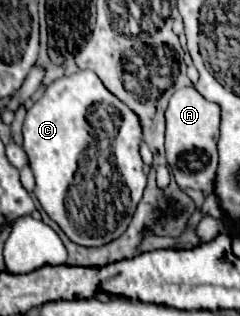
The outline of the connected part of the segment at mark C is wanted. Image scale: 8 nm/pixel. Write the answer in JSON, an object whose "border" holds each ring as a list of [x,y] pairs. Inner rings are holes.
{"border":[[[79,70],[71,76],[57,78],[27,110],[23,124],[23,148],[35,174],[35,196],[49,218],[55,220],[75,244],[103,246],[125,232],[147,186],[147,176],[143,172],[143,160],[139,154],[141,142],[143,134],[137,114],[133,114],[129,106],[109,92],[93,70]],[[95,102],[113,104],[123,114],[123,124],[115,136],[113,150],[109,150],[109,146],[91,146],[85,150],[93,140],[85,114]]]}

